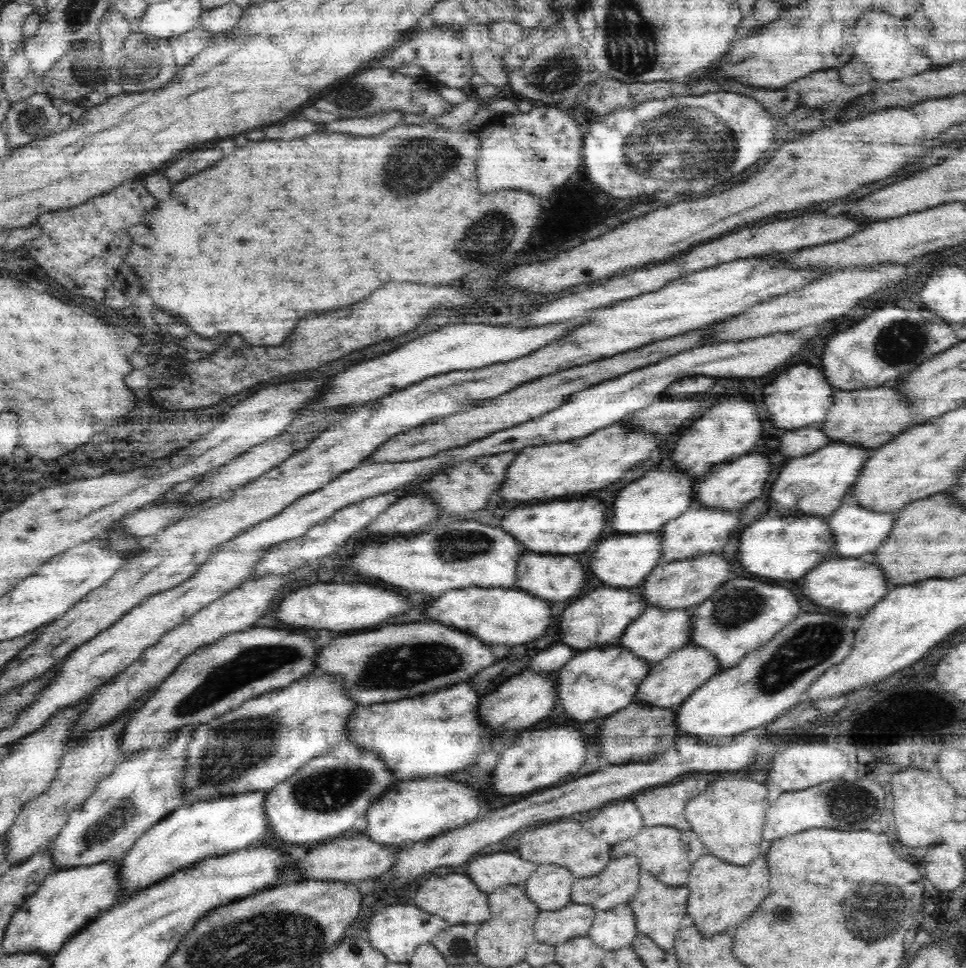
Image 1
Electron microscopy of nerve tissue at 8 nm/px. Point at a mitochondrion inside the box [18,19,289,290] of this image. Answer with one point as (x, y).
(87, 74)

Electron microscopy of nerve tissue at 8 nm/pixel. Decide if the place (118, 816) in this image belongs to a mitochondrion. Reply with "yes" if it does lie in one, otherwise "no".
yes

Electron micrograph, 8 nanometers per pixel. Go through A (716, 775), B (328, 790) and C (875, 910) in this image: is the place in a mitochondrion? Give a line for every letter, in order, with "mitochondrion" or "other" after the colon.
A: other
B: mitochondrion
C: mitochondrion

